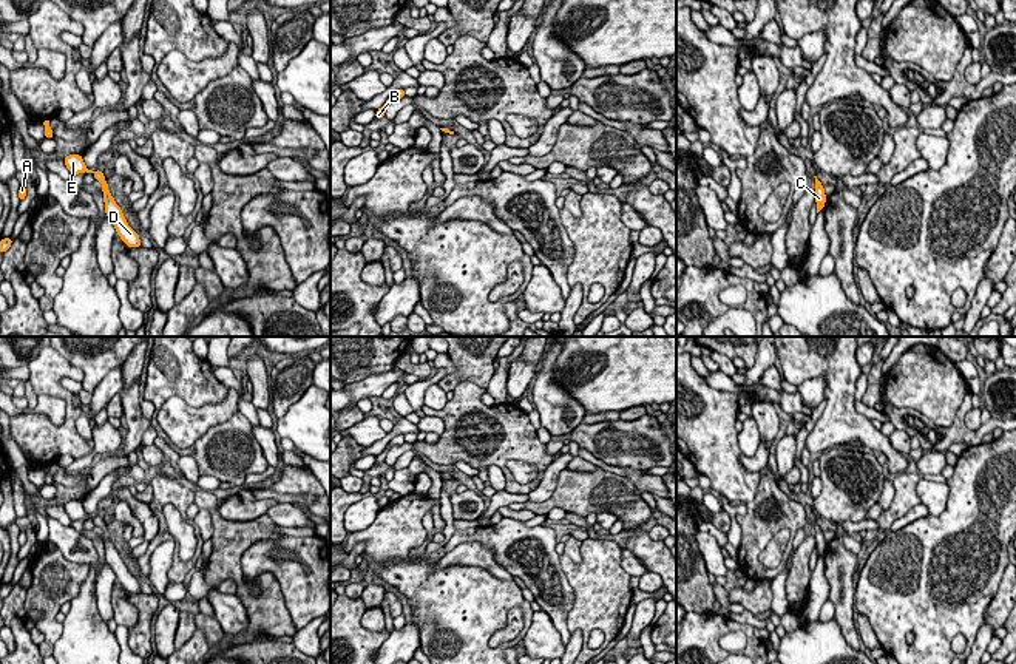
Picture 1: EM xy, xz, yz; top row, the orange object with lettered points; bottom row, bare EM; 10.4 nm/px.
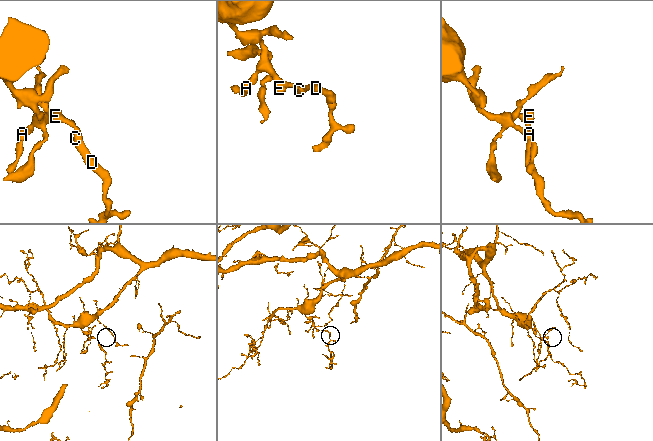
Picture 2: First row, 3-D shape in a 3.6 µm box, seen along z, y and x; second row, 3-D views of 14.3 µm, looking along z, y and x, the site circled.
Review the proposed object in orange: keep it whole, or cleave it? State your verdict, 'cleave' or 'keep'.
keep

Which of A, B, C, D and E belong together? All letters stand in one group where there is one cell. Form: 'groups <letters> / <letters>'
groups A B C D E

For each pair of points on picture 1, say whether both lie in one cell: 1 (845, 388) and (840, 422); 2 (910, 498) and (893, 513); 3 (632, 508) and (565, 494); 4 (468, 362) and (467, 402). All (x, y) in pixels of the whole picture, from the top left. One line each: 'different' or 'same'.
1: same
2: same
3: same
4: different

